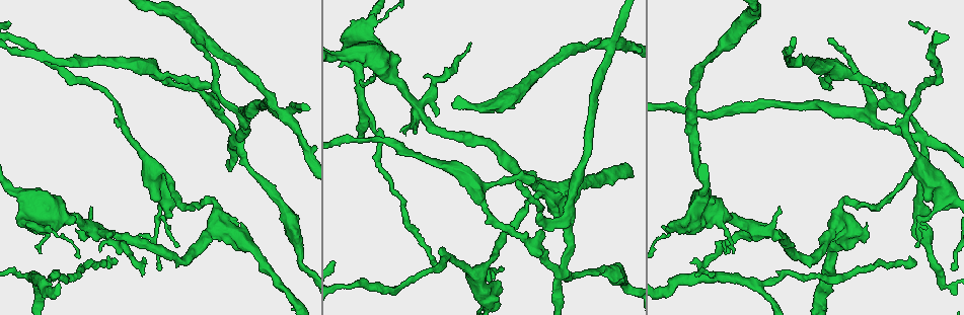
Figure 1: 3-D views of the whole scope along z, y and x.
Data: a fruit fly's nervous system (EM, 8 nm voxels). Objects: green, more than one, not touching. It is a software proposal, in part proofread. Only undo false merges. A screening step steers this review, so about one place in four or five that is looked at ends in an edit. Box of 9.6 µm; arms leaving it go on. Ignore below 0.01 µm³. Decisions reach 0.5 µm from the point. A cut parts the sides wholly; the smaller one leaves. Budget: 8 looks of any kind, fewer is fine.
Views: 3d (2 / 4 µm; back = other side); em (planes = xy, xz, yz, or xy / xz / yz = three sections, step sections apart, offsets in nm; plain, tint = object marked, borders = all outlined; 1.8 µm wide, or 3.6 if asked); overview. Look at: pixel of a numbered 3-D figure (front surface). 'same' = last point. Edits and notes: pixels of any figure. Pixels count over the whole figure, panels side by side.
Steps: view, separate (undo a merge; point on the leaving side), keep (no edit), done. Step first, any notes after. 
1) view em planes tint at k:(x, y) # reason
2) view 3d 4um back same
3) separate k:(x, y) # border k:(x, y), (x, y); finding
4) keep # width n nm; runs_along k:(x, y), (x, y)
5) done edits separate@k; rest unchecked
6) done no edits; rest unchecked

view 3d 4um at 1:(381, 19) # thick turns thin

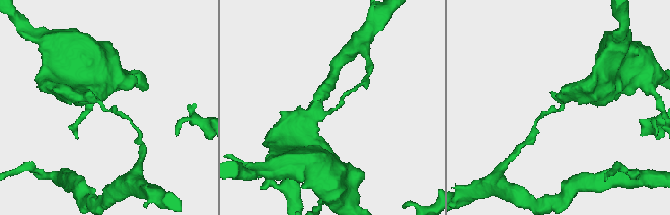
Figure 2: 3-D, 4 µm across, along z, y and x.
view em xz step 4 tint at 2:(561, 108)

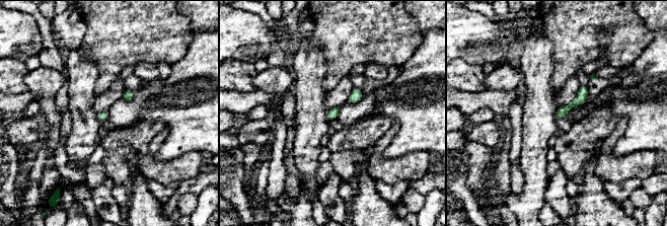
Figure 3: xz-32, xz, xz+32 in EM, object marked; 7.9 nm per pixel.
view em planes tint same # cut it another way

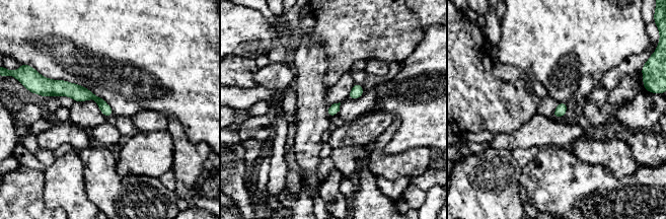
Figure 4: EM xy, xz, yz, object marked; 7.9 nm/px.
separate 4:(104, 107) # border 4:(93, 93), (91, 97); two neurons meet here

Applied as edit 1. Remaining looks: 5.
view overview

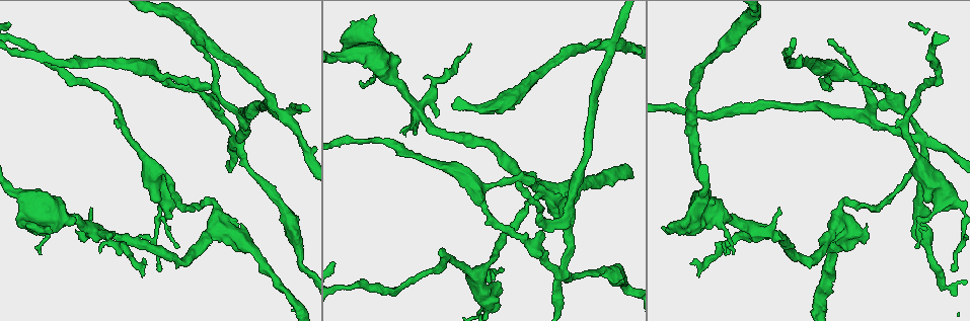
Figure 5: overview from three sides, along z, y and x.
view 3d 2um at 5:(750, 232) # looks like a crossing

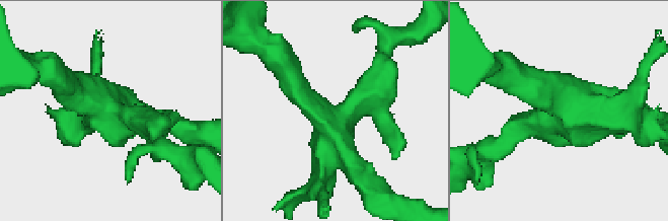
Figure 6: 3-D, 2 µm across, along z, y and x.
view em planes tint at 6:(331, 122)

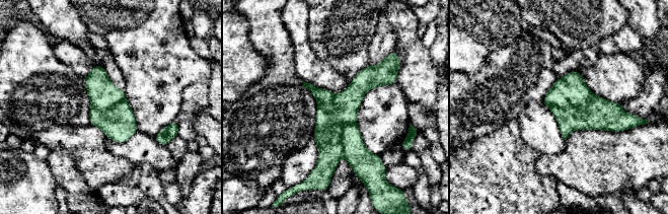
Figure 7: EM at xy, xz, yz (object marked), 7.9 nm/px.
separate 7:(596, 114) # width 320 nm; part_leaving 7:(379, 67), (330, 124), (330, 169); a second neuron is stuck on

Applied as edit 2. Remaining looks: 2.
view overview # see it whole again

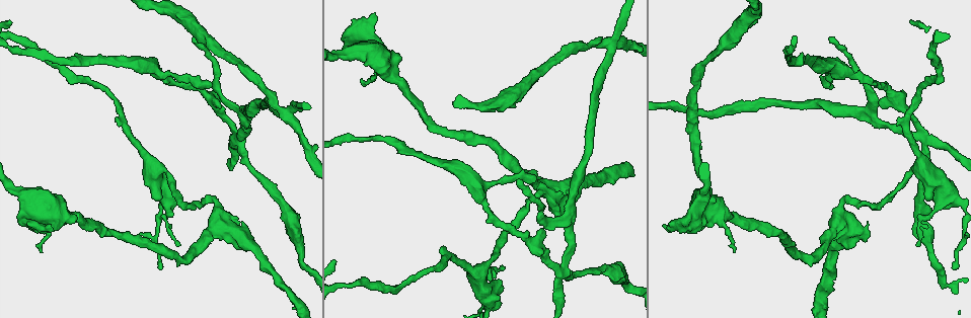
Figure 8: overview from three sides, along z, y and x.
view em xy step 4 tint at 8:(605, 44) # looks like a crossing

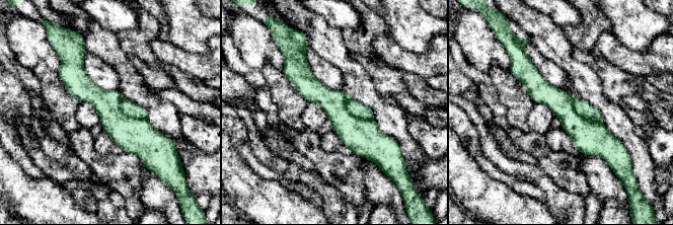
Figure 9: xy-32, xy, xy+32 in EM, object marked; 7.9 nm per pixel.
separate 9:(592, 138) # part_leaving 9:(303, 60), (303, 77), (373, 158); two neurons meet here

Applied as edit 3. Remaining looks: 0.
done edits separate@4, separate@7, separate@9; rest unchecked

